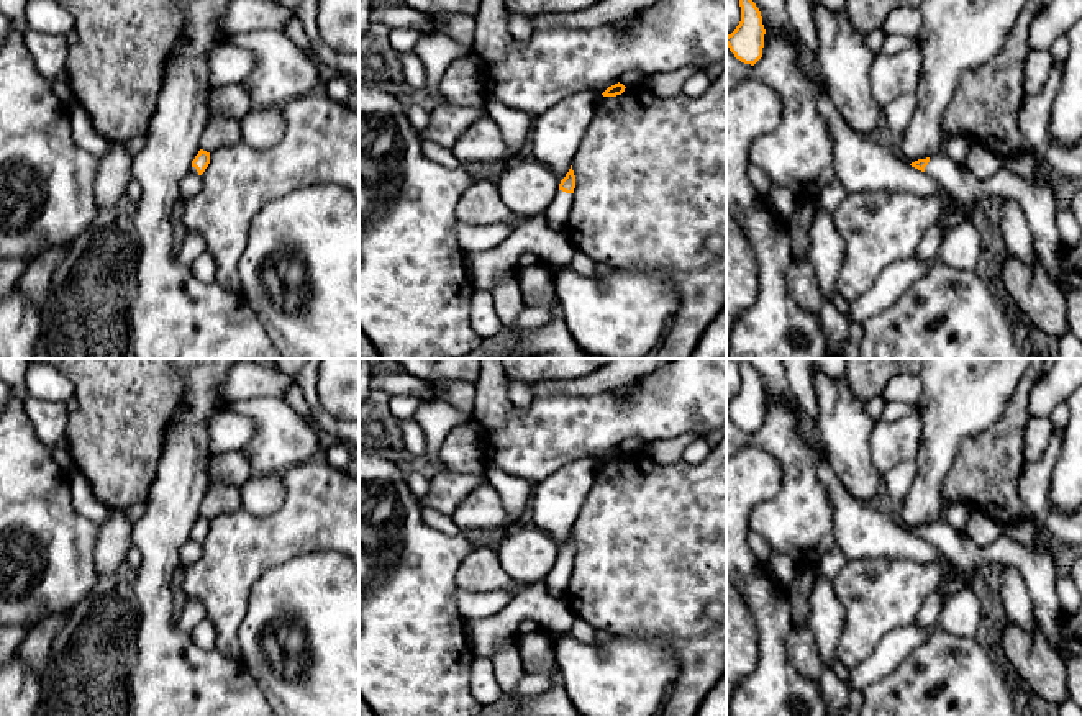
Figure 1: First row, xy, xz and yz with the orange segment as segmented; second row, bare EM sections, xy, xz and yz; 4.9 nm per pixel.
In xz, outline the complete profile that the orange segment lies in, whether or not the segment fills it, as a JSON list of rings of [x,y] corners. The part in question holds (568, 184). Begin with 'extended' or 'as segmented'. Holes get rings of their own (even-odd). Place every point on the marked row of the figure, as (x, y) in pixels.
extended | [[[572,165],[566,177],[559,184],[559,190],[554,197],[554,202],[544,211],[548,224],[552,231],[566,231],[567,220],[571,216],[572,193],[575,188],[575,175]]]

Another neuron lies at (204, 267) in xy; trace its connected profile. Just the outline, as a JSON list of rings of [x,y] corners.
[[[202,252],[192,264],[193,275],[202,282],[215,282],[216,264],[210,252]]]

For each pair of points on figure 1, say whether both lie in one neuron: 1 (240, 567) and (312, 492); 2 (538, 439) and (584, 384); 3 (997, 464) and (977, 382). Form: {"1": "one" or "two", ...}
{"1": "one", "2": "two", "3": "two"}

